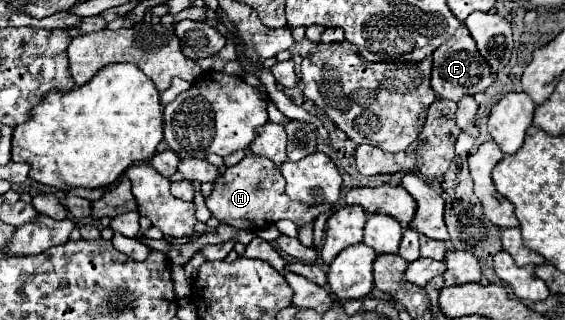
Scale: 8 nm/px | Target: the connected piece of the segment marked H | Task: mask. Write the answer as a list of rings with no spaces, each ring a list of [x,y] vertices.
[[[248,154],[244,160],[226,168],[226,172],[220,174],[220,178],[214,182],[210,196],[206,196],[206,206],[214,218],[242,230],[260,230],[282,218],[288,218],[298,228],[302,228],[304,224],[314,222],[320,214],[330,210],[328,204],[306,206],[300,202],[292,202],[284,194],[284,176],[280,174],[280,170],[272,166],[272,162],[268,162],[266,158],[256,158],[254,154]]]

